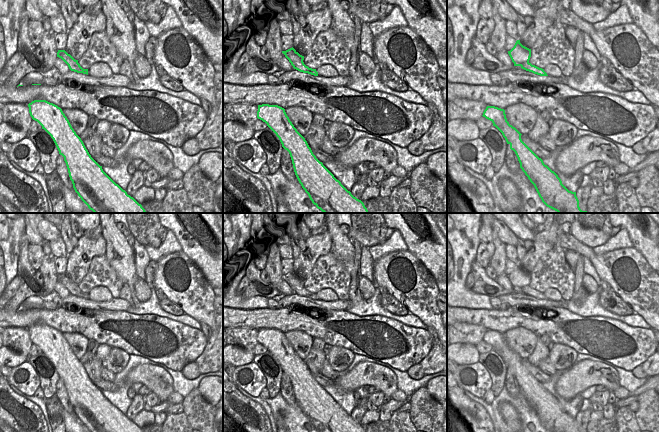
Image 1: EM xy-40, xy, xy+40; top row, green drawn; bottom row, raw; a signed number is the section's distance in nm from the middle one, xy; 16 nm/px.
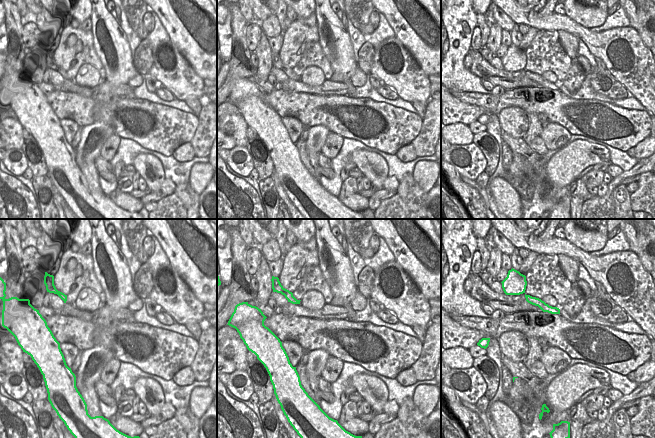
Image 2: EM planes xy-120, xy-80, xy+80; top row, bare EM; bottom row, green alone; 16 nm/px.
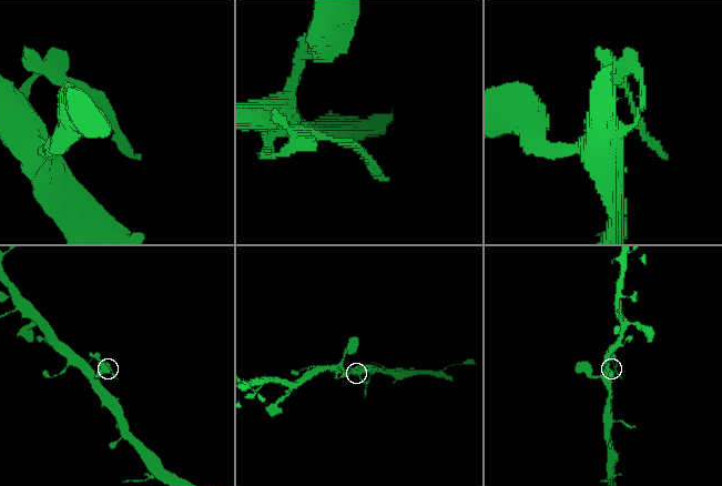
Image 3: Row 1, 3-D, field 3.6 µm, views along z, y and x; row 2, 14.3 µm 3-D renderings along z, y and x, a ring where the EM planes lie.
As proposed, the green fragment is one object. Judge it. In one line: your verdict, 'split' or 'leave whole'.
split

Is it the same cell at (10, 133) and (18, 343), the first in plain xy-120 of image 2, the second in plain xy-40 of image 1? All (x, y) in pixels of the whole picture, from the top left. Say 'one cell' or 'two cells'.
one cell

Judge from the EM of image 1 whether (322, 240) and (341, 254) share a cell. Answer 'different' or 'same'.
different

